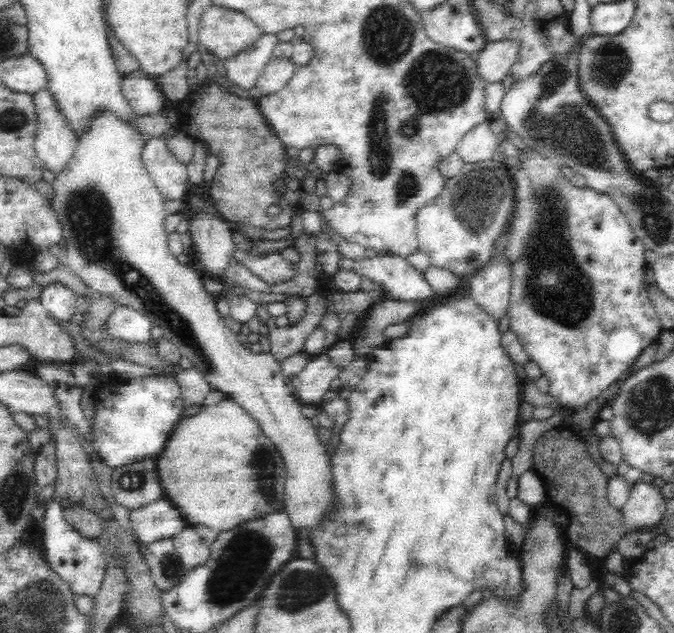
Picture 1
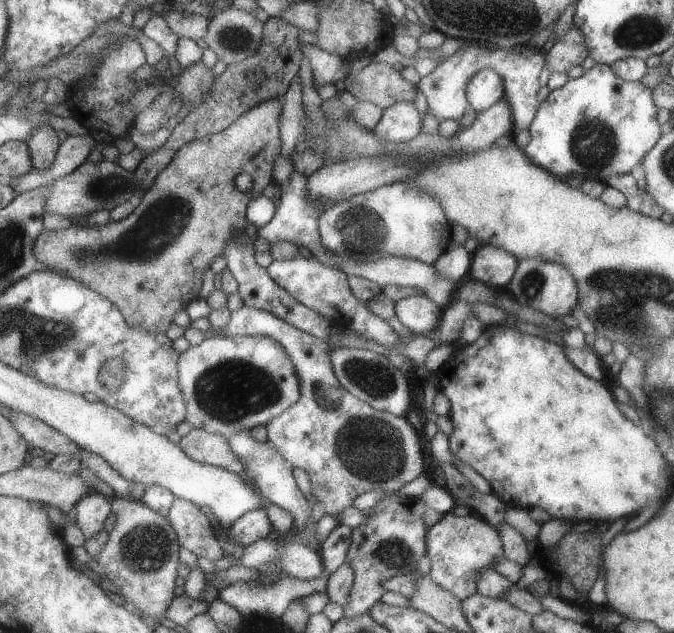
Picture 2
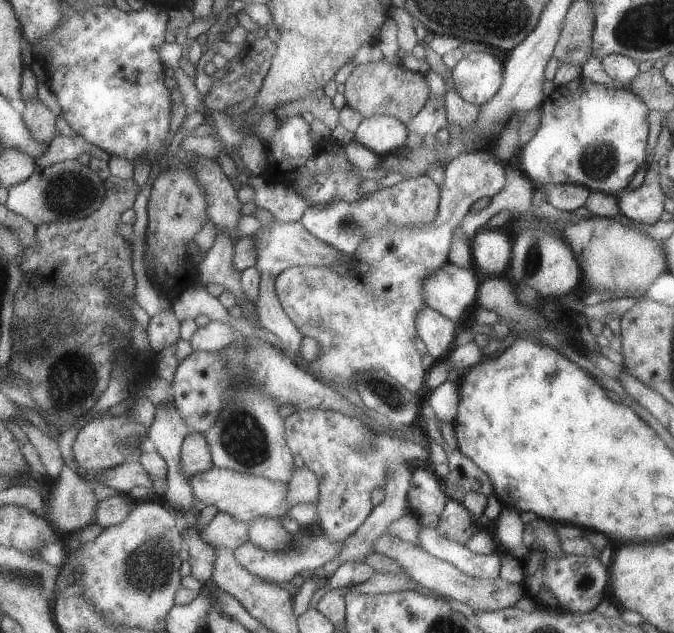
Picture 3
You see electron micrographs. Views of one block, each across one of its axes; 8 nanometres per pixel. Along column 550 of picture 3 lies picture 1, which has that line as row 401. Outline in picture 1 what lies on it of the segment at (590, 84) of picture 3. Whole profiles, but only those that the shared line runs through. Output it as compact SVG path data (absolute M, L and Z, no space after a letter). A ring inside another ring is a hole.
M115 374L113 380L96 384L92 398L95 414L89 438L94 452L111 468L149 457L156 458L164 450L164 444L185 409L179 382L173 374L137 379Z

